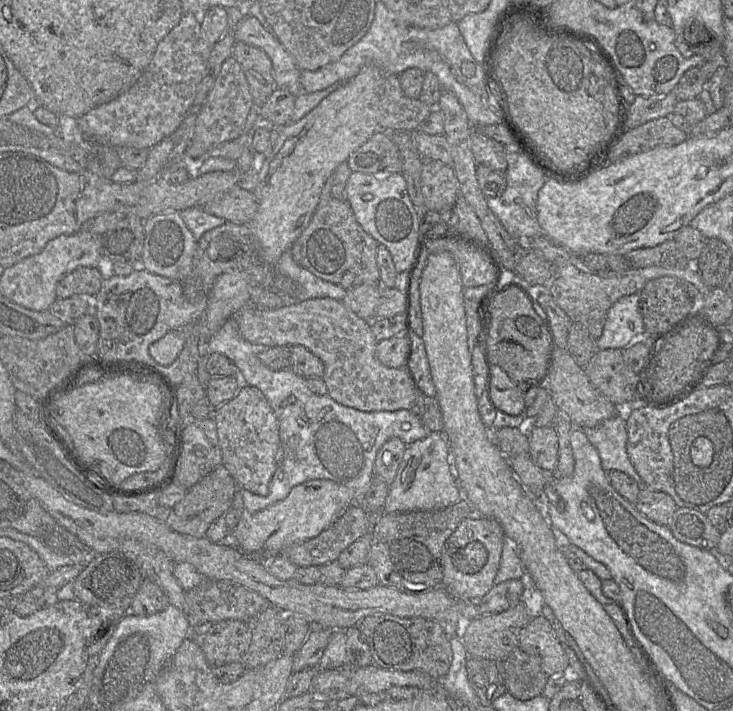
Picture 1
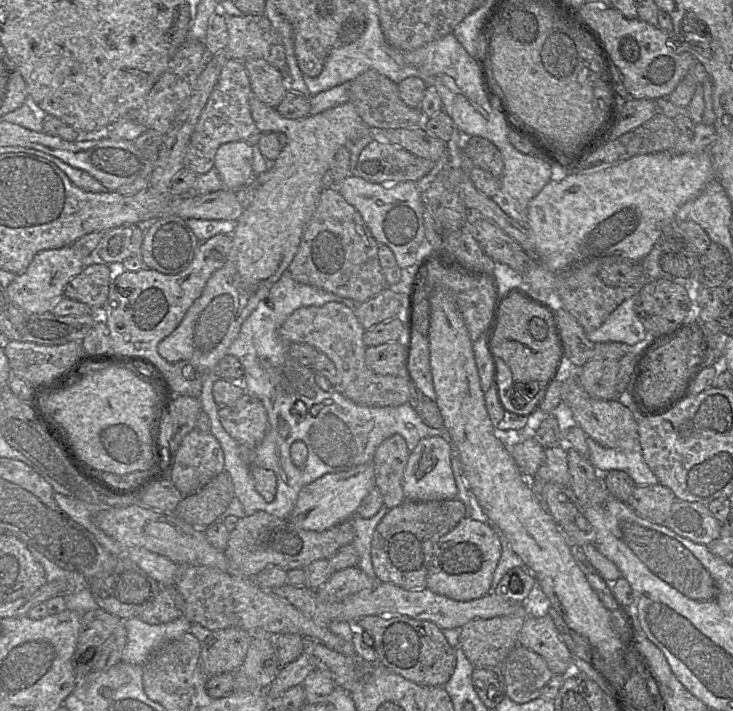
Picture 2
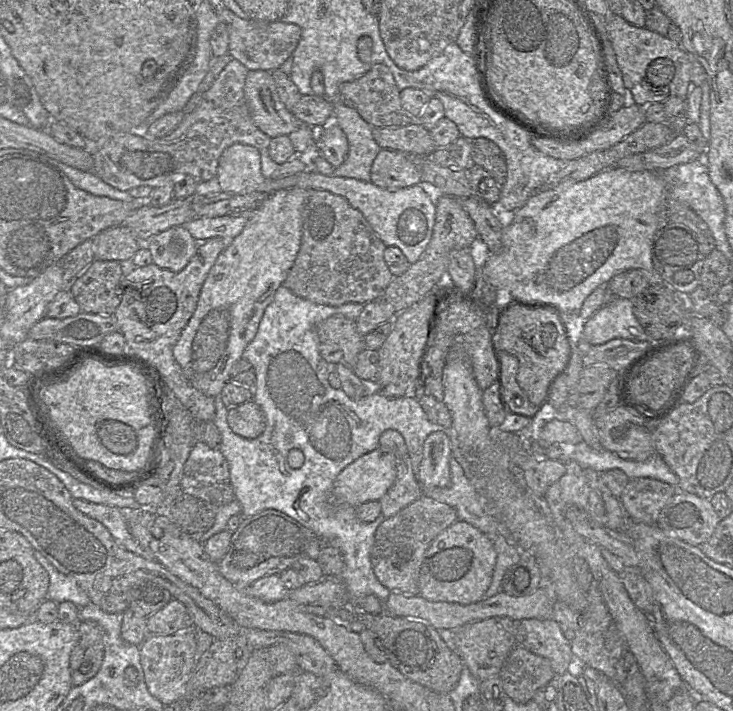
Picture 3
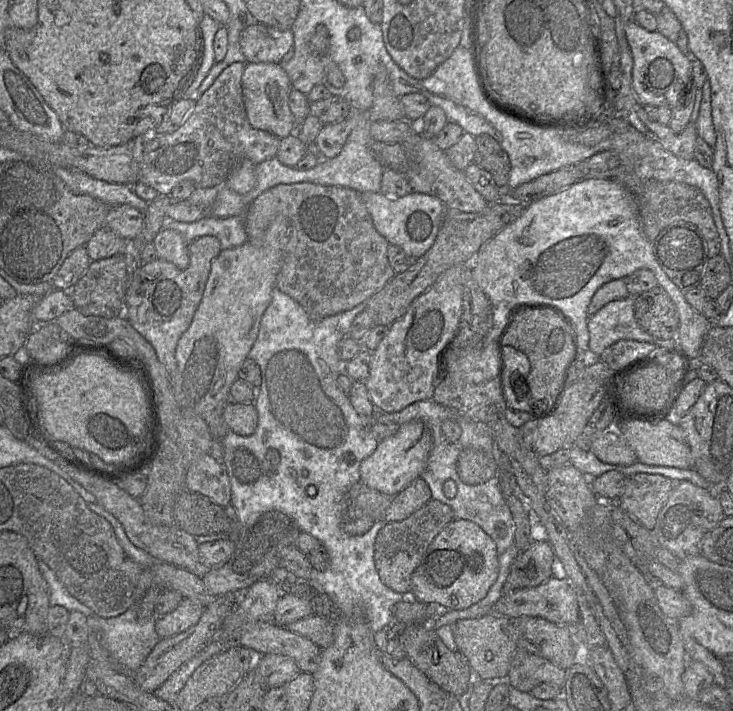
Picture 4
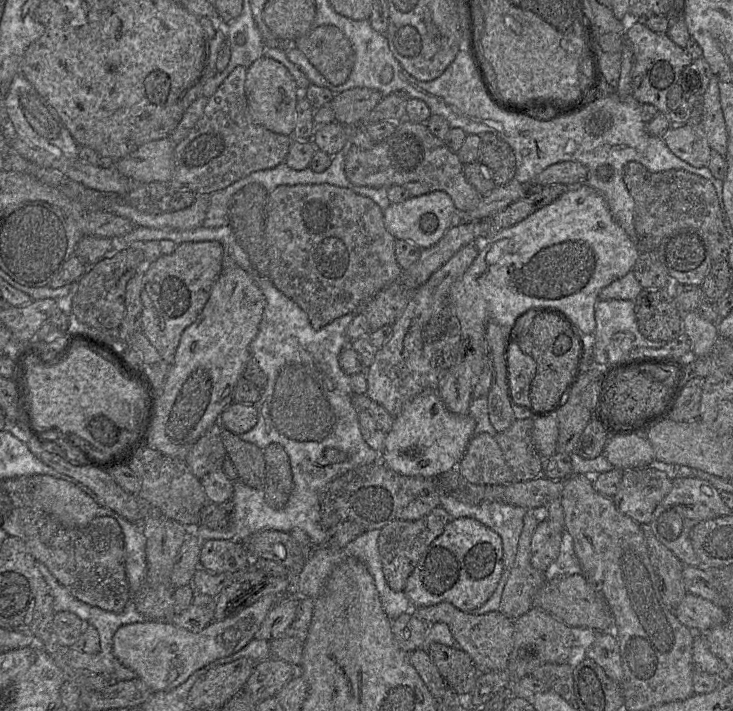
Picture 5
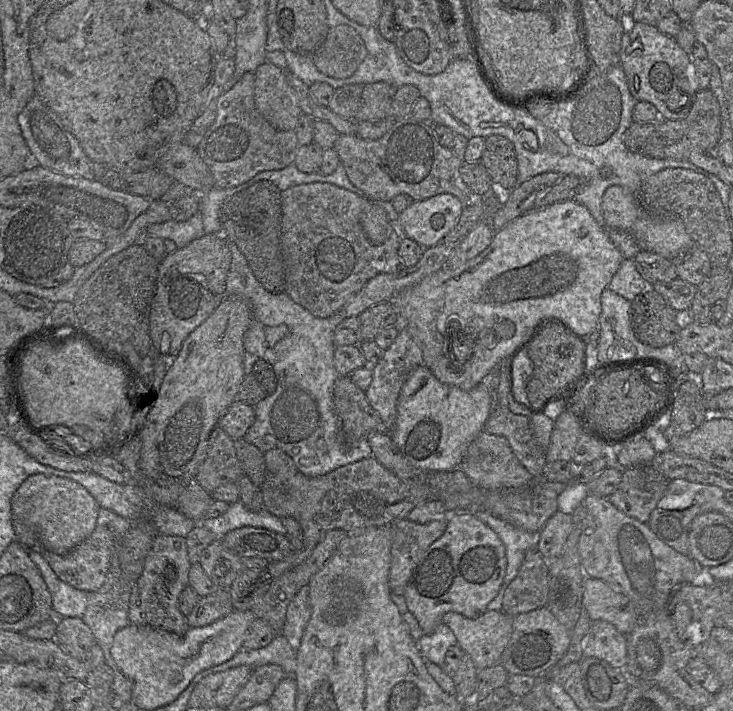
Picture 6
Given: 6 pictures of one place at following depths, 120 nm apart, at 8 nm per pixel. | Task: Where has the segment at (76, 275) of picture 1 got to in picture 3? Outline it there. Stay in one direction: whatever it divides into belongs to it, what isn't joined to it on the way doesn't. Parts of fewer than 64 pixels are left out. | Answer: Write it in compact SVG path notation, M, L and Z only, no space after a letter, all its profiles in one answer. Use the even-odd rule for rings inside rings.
M94 260L70 288L81 312L113 315L121 301L123 273L118 261Z

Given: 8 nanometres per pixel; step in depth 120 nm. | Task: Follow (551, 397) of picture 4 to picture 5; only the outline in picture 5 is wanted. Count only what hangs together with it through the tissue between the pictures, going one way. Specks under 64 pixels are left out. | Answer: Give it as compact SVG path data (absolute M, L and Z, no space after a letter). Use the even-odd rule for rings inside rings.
M534 309L536 312L527 330L514 338L520 349L536 362L536 373L530 384L533 409L551 408L577 374L580 363L578 336L568 322L552 309Z

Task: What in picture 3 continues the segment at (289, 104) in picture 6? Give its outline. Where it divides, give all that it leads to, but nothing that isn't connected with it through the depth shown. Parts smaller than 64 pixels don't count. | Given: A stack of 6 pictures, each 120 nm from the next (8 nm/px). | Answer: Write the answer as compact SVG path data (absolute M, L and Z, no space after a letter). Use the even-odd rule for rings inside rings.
M249 70L245 81L244 94L252 121L270 138L285 135L288 136L299 129L299 127L303 124L285 107L284 103L281 101L275 81L272 77L272 72Z

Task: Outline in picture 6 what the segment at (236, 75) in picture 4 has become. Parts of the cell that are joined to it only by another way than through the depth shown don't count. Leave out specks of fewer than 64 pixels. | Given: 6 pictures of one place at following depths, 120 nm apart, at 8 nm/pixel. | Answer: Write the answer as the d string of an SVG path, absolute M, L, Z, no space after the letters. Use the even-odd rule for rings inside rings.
M246 72L228 91L217 98L217 115L196 147L214 177L214 187L238 186L262 171L291 165L299 143L294 130L275 129L257 110L254 100L255 74Z

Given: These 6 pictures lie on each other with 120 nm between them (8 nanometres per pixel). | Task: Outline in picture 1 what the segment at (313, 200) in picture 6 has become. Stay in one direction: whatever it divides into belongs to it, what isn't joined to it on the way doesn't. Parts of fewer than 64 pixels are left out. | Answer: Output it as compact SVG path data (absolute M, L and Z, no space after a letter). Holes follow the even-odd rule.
M332 198L325 206L317 207L308 226L294 242L291 254L300 267L348 290L362 284L379 283L378 245L357 222L348 202Z

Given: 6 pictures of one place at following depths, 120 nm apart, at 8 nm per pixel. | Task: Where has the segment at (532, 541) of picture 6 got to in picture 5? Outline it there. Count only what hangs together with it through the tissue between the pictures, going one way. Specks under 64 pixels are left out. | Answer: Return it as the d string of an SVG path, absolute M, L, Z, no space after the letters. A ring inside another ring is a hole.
M441 492L440 504L452 519L473 518L496 532L502 540L504 569L511 570L523 528L525 508L496 501L466 504L446 492Z

